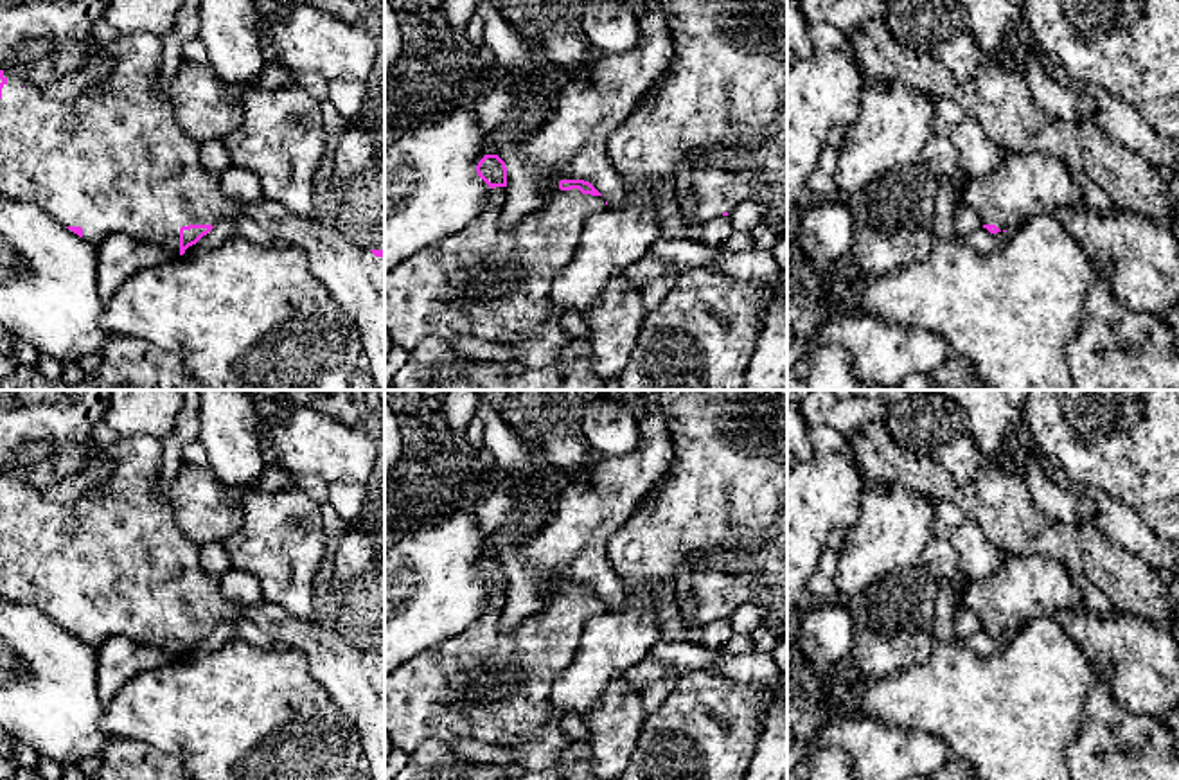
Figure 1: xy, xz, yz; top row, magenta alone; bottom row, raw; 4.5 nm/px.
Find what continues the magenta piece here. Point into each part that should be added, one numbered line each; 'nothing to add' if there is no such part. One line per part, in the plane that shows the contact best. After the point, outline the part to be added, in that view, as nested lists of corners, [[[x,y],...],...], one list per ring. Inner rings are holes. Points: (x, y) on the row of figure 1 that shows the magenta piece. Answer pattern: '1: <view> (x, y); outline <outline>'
1: xy (114, 160); outline [[[151,32],[122,34],[106,47],[90,40],[84,47],[81,70],[95,52],[113,61],[113,72],[106,79],[92,83],[68,102],[49,99],[40,86],[4,72],[7,83],[0,99],[0,194],[38,205],[63,226],[81,226],[83,239],[93,246],[99,246],[110,234],[128,234],[178,255],[182,226],[216,226],[219,221],[237,216],[253,217],[275,243],[306,253],[313,275],[325,284],[341,313],[358,329],[376,388],[385,390],[385,257],[376,257],[370,248],[356,246],[315,219],[297,216],[275,199],[262,198],[255,205],[232,201],[221,187],[219,174],[203,167],[199,160],[201,144],[176,122],[169,93],[160,95],[156,92],[162,65],[160,36]]]

